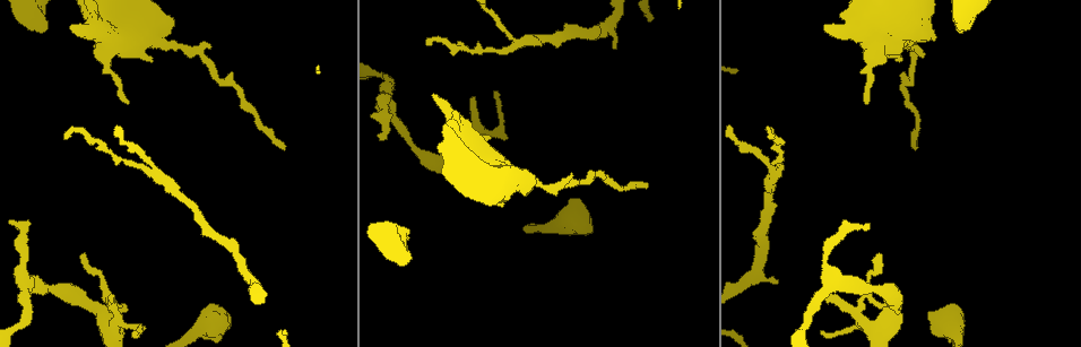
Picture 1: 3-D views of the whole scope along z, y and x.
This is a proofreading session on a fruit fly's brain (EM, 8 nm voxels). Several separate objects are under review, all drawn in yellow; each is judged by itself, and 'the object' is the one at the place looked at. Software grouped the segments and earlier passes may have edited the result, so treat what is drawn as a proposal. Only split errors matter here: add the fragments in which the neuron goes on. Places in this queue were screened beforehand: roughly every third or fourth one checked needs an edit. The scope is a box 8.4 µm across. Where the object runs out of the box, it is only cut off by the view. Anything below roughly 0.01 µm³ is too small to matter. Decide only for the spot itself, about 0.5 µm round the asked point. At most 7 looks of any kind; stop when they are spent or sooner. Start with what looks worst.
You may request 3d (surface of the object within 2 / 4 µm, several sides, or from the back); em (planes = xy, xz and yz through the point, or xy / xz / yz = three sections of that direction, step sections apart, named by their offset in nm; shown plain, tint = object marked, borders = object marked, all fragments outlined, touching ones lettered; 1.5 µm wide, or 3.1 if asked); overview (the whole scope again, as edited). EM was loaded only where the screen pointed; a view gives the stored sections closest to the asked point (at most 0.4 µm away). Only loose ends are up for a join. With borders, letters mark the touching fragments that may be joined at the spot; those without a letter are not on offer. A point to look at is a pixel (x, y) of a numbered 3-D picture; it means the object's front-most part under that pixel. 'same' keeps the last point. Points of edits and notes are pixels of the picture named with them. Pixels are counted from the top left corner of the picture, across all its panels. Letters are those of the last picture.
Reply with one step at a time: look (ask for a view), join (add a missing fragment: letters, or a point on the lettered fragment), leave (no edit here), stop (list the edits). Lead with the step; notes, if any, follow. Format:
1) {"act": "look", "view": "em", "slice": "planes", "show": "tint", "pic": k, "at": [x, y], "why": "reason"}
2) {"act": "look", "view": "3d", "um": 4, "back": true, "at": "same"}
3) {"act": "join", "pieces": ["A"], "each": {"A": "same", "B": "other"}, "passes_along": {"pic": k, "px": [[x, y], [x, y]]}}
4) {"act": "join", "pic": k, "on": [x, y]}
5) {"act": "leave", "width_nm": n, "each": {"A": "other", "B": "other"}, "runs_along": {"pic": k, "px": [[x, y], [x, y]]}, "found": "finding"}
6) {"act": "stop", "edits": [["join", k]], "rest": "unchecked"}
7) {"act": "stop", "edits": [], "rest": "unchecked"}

{"act": "look", "view": "em", "slice": "xz", "step": 4, "show": "tint", "pic": 1, "at": [491, 136], "why": "end of a long branch"}

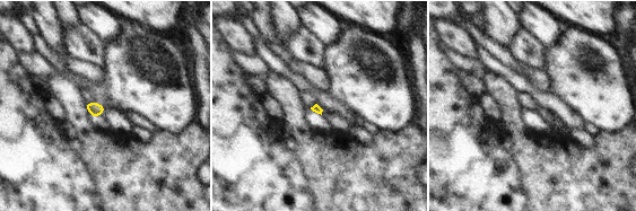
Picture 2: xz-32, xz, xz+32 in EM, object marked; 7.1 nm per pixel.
{"act": "look", "view": "em", "slice": "planes", "show": "borders", "at": "same", "why": "another direction"}

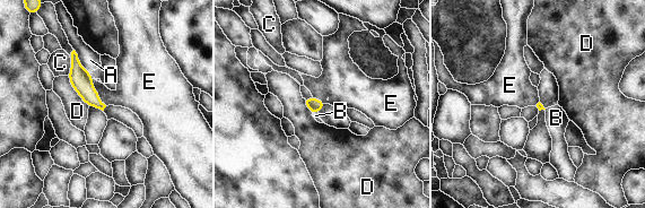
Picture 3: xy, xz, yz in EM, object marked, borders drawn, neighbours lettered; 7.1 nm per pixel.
{"act": "leave", "each": {"A": "other", "B": "other", "C": "other", "D": "other", "E": "other"}, "border": {"pic": 3, "px": [[93, 78], [93, 85], [106, 105]]}, "found": "no lettered fragment goes on from it"}

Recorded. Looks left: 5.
{"act": "look", "view": "em", "slice": "planes", "show": "borders", "pic": 1, "at": [402, 228], "why": "an open end"}

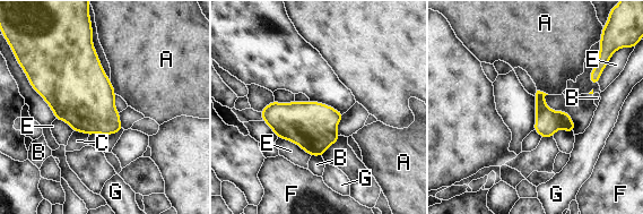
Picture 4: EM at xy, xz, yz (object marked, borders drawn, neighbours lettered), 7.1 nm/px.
{"act": "leave", "each": {"A": "other", "B": "other", "C": "other", "E": "other", "F": "other", "G": "other"}, "border": {"pic": 4, "px": [[110, 80], [115, 93]]}, "found": "none of them fits"}

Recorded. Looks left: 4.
{"act": "look", "view": "3d", "um": 4, "pic": 1, "at": [427, 44], "why": "free end"}

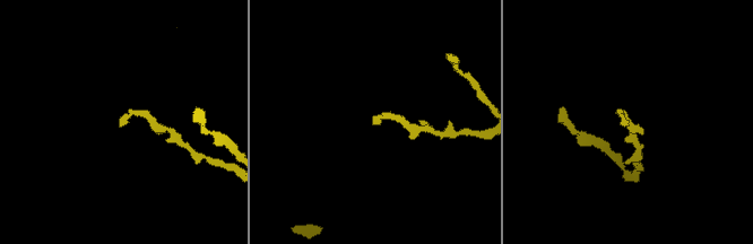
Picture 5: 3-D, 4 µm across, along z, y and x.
{"act": "look", "view": "em", "slice": "xz", "step": 4, "show": "borders", "pic": 5, "at": [624, 126]}

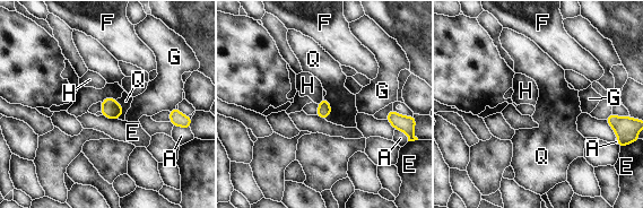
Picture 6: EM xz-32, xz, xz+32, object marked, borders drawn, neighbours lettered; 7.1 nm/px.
{"act": "leave", "each": {"A": "other", "E": "other", "F": "other", "G": "other", "H": "other", "Q": "other"}, "border": {"pic": 6, "px": [[323, 97], [331, 107], [324, 119]]}, "found": "none of them fits"}

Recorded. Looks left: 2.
{"act": "stop", "edits": [], "rest": "unchecked"}

